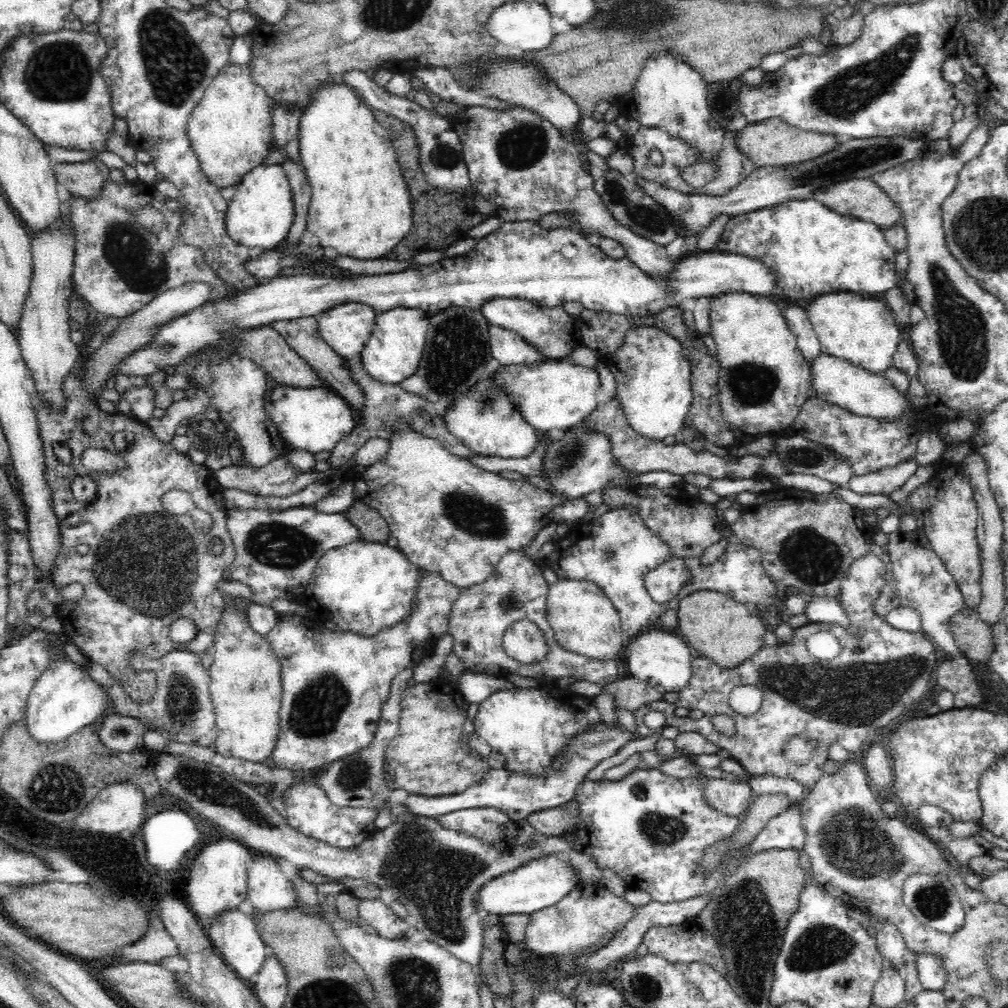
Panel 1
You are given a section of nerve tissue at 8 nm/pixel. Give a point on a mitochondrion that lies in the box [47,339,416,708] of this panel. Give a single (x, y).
(147, 563)

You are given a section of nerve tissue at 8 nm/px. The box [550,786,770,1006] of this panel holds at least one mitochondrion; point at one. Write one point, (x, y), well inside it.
(659, 830)

